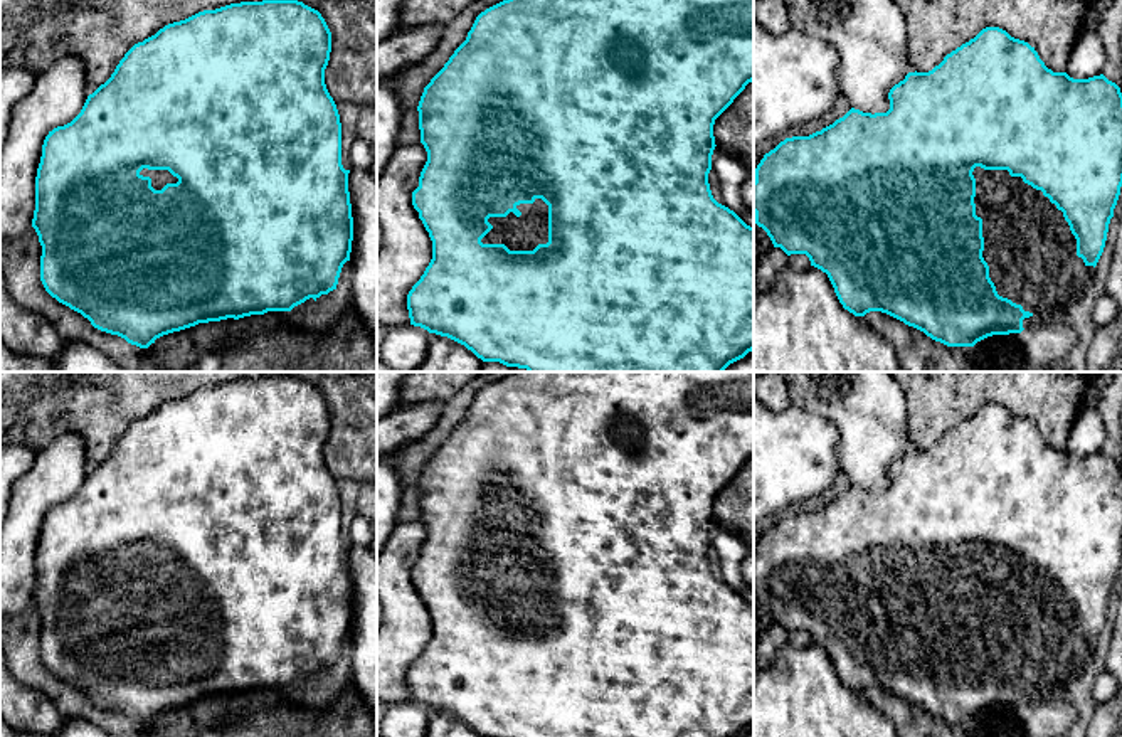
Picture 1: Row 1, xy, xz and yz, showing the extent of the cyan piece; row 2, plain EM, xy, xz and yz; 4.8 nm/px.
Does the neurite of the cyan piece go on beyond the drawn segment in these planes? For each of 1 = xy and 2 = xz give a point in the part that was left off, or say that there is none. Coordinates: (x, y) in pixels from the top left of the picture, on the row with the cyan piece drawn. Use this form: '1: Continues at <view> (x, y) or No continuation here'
1: Continues at xy (158, 177)
2: Continues at xz (525, 233)

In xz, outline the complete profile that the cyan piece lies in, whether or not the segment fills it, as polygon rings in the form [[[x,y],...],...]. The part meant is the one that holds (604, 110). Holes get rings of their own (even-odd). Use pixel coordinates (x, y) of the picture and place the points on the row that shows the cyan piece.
[[[503,0],[481,12],[466,40],[424,87],[417,106],[421,143],[427,151],[427,162],[421,172],[419,187],[412,192],[412,205],[432,241],[432,259],[407,294],[410,325],[464,345],[483,362],[500,362],[528,372],[723,372],[730,363],[744,358],[754,350],[754,227],[713,199],[708,173],[717,146],[715,119],[752,81],[754,0]]]

